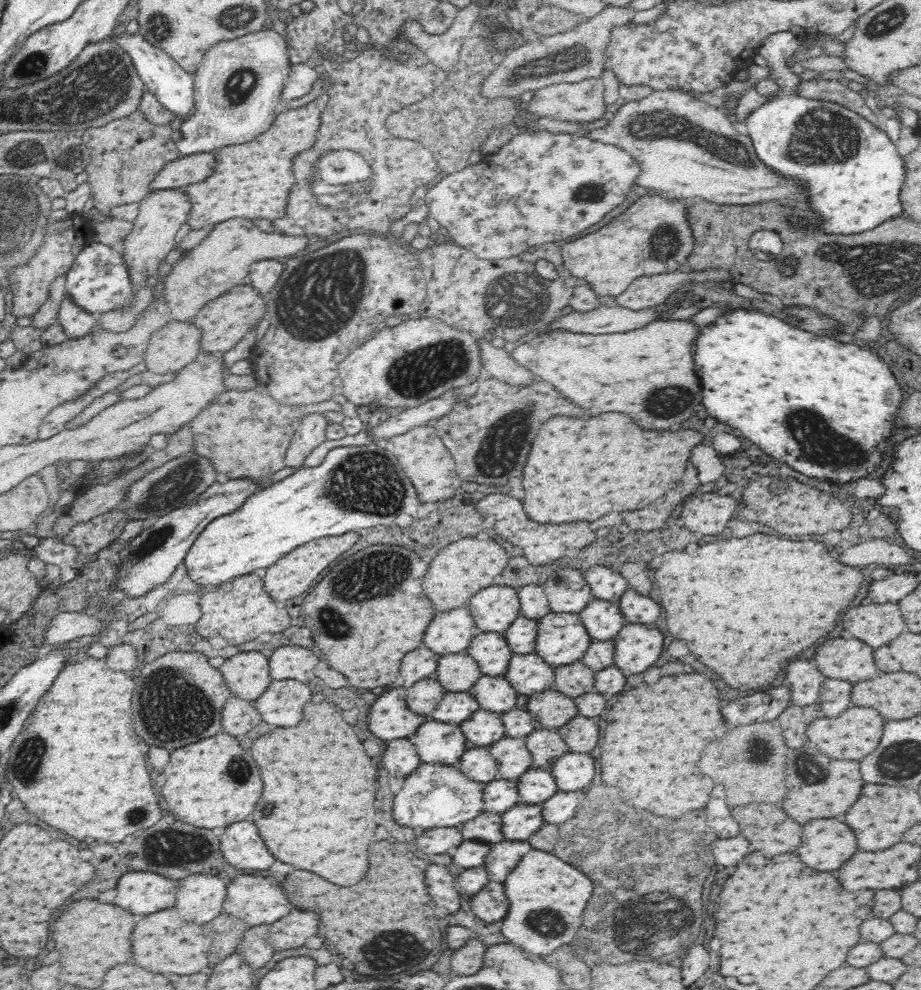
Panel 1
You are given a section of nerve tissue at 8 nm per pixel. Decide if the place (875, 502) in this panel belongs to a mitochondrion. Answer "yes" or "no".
no

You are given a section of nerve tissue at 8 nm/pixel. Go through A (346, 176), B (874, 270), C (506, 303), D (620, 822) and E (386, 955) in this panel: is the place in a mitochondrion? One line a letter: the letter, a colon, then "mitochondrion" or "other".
A: mitochondrion
B: mitochondrion
C: mitochondrion
D: mitochondrion
E: mitochondrion

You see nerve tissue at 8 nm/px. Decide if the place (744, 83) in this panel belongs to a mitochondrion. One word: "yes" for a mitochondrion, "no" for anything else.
no

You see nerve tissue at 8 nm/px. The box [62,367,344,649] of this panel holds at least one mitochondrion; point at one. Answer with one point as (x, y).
(173, 490)

